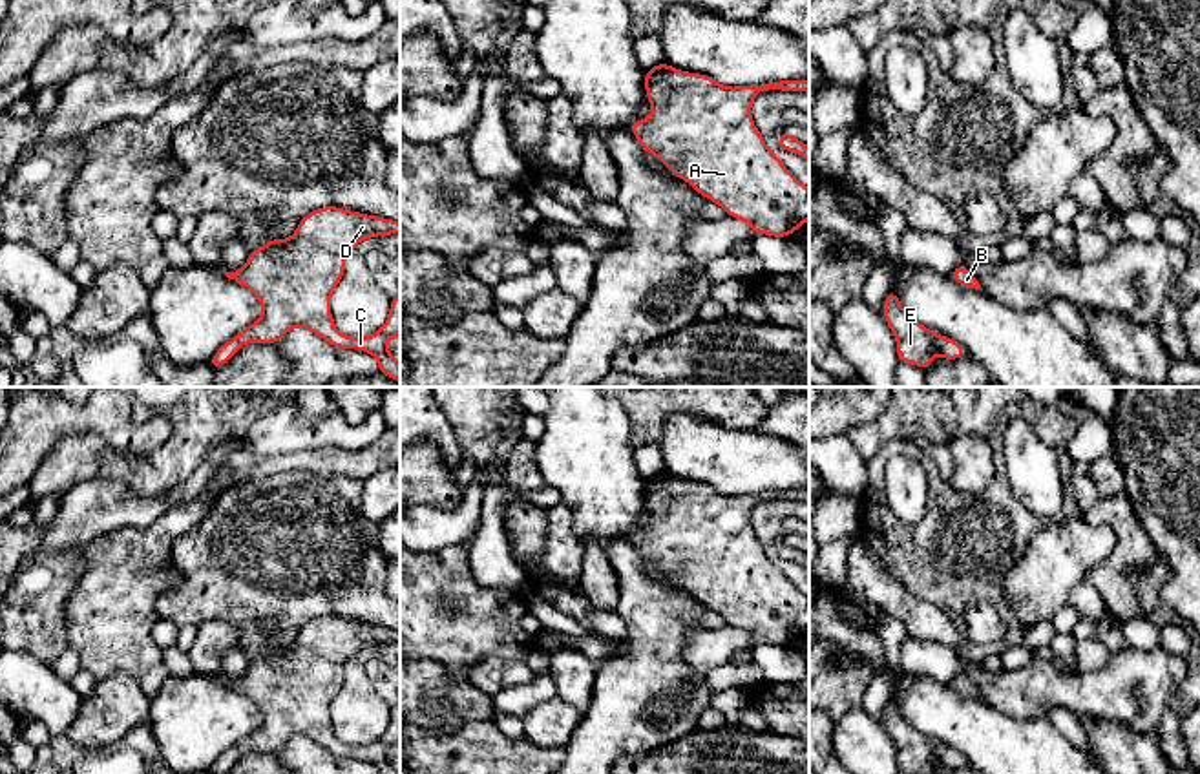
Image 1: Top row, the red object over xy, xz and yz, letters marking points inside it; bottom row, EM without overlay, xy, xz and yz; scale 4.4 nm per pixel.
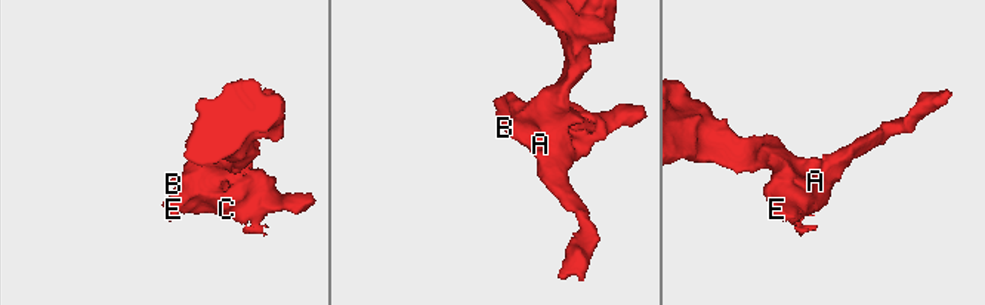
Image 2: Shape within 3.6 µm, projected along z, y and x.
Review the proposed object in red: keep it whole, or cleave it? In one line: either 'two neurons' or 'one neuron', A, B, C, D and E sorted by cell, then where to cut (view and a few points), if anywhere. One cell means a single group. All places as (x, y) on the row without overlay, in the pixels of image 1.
one neuron; A B C D E; no cut

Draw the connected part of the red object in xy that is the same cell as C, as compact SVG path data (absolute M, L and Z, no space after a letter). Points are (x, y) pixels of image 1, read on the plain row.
M323 615L307 622L287 650L274 646L261 657L252 659L243 677L225 681L225 685L252 699L263 723L236 747L223 752L208 774L225 774L247 752L278 752L294 736L321 745L336 758L369 761L378 769L378 774L400 774L387 758L387 750L400 745L400 703L391 708L389 727L373 745L345 745L334 736L331 725L331 703L343 686L347 661L363 648L391 643L400 643L400 630Z

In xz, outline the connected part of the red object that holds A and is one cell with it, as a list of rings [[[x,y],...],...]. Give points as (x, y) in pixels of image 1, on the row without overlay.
[[[667,471],[645,480],[650,524],[628,537],[674,586],[720,613],[727,624],[745,630],[758,644],[787,646],[809,628],[809,597],[789,582],[756,539],[751,515],[760,500],[805,500],[809,489],[774,489],[763,495],[727,497],[701,482],[679,480]]]

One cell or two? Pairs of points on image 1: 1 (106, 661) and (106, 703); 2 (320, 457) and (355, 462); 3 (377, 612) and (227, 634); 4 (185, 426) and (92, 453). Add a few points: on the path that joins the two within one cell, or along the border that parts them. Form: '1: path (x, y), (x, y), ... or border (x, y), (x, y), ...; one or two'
1: border (97, 679), (126, 672), (145, 696); two
2: path (329, 460), (346, 462); one
3: border (200, 627), (207, 621), (231, 621), (240, 638); two
4: path (170, 451), (156, 466), (117, 466); one

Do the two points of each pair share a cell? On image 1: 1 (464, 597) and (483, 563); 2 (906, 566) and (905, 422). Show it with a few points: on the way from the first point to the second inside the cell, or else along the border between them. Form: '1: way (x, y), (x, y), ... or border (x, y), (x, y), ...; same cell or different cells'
1: border (466, 550), (470, 574), (481, 585), (515, 594); different cells
2: border (914, 440), (888, 440), (868, 462); different cells

